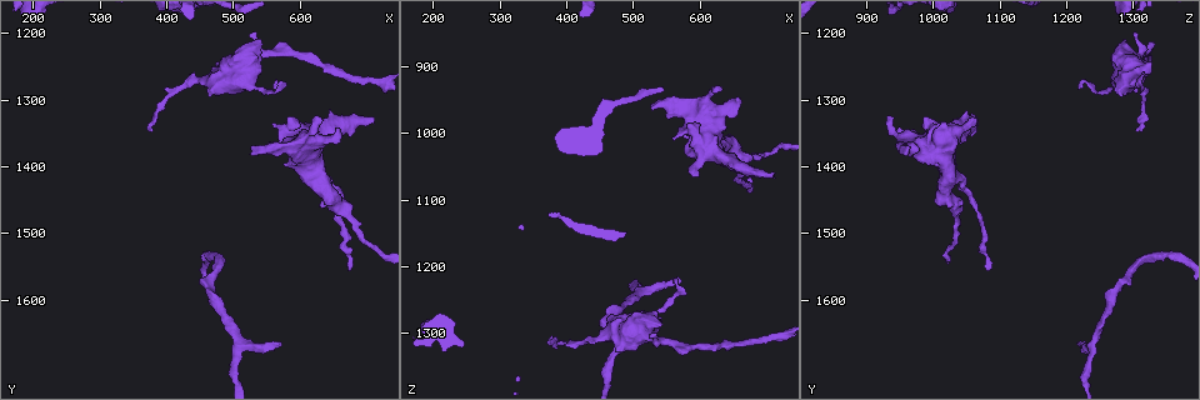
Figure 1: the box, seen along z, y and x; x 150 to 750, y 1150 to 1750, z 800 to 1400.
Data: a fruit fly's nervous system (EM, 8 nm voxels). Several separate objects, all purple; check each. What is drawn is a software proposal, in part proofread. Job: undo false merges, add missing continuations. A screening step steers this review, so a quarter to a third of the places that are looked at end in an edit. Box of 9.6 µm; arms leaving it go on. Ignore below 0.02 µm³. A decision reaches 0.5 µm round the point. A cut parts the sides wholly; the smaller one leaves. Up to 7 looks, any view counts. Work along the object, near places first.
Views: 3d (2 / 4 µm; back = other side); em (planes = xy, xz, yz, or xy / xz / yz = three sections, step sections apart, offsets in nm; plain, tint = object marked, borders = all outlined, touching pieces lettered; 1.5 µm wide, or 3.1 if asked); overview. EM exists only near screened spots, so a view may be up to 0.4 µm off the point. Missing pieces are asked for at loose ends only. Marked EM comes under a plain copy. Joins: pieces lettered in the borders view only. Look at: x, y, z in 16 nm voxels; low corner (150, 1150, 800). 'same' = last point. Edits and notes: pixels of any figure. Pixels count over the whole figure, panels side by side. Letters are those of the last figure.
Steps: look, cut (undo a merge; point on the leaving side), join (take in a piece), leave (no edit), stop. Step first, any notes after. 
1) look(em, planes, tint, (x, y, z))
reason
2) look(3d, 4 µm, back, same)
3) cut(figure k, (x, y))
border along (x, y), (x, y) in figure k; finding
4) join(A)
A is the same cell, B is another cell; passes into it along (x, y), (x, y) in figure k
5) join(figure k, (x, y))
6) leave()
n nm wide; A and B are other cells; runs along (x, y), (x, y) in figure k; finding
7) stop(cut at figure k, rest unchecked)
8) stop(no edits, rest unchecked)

look(3d, 2 µm, (525, 1375, 960))
branch stops here

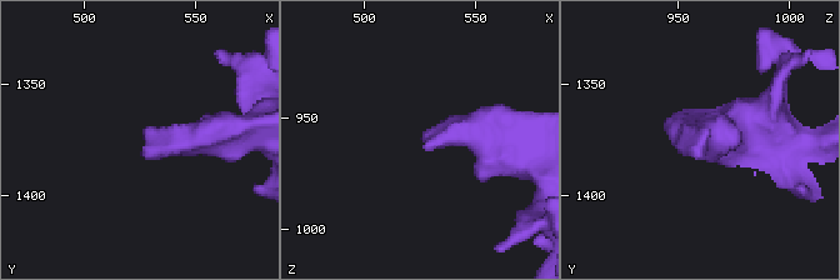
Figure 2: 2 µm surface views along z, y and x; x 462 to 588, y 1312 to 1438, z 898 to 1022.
look(em, planes, borders, (527, 1373, 963))

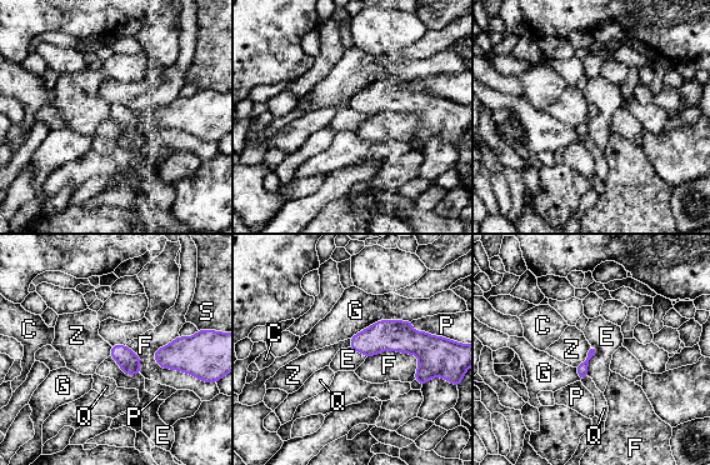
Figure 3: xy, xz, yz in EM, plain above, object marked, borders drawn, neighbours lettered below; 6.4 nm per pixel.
leave()
F touches over 340 nm; C, E, F, G, P, Q, S and Z are other cells; no lettered piece goes on from it

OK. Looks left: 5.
look(3d, 2 µm, back, (635, 1420, 1040))

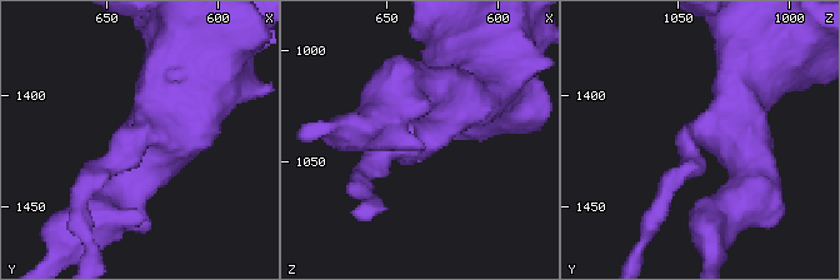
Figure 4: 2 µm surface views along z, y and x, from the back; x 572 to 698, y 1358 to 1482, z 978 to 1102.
look(em, xy, step 8, tint, (631, 1416, 1038))

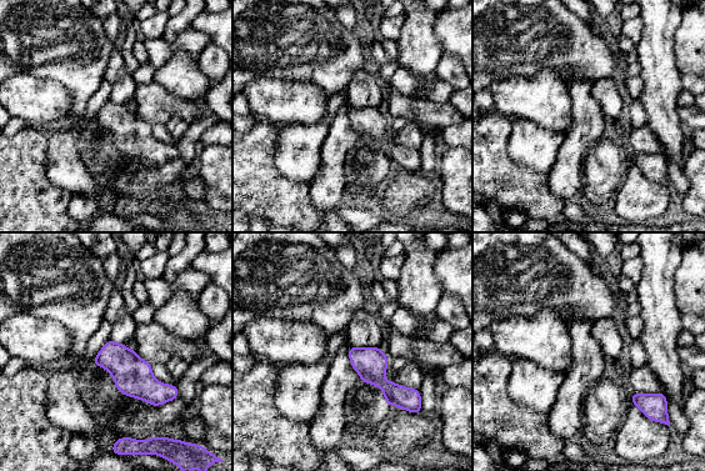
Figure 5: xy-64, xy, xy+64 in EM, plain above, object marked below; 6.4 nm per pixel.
look(em, planes, borders, same)

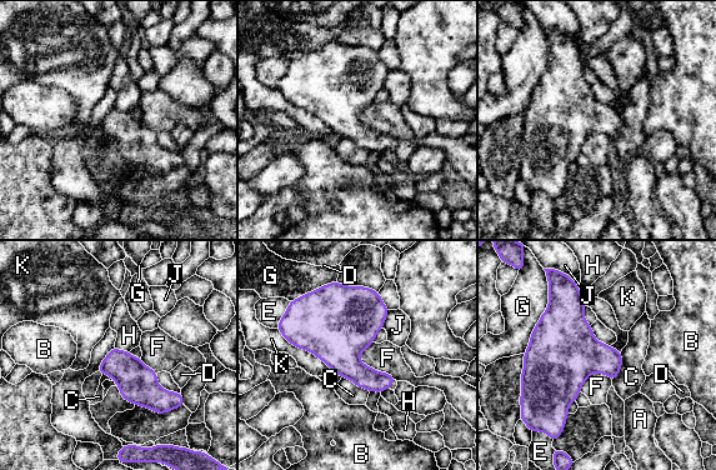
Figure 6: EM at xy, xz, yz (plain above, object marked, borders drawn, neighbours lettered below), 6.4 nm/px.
leave()
A, B, C, D, E, F, G, H, J and K are other cells; border along (359, 354), (362, 363), (395, 379) in figure 6; all the same neuron

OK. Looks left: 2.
look(3d, 4 µm, (710, 1330, 1060))

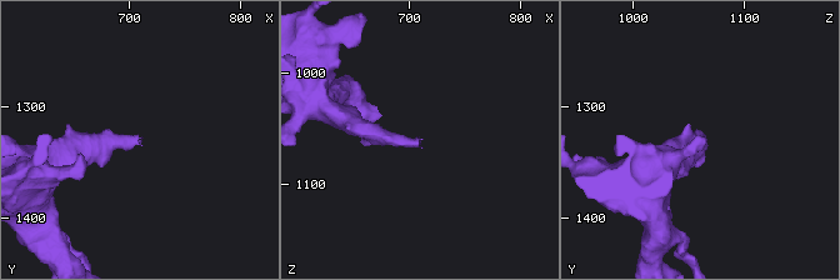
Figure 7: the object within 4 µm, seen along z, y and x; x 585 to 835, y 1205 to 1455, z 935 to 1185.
look(em, planes, borders, (714, 1330, 1062))
need the tissue

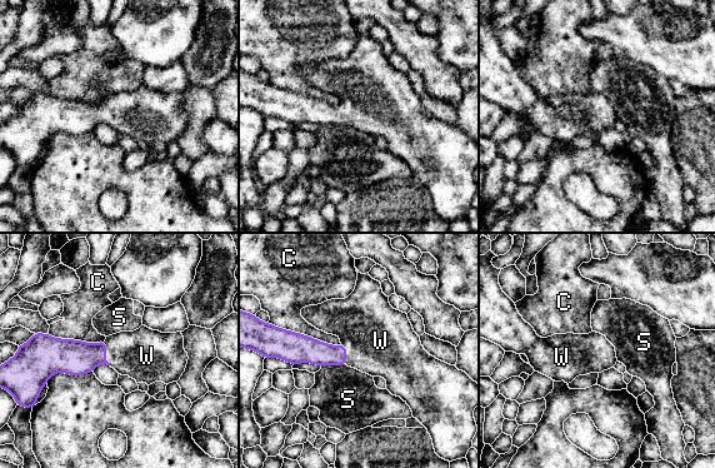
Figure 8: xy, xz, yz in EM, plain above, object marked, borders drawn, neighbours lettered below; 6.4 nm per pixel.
join(W)
W is the same cell, C and S are other cells; passes into it along (76, 358), (105, 352), (144, 354) in figure 8; it goes on there

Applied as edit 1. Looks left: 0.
stop(join at figure 8, rest unchecked)

